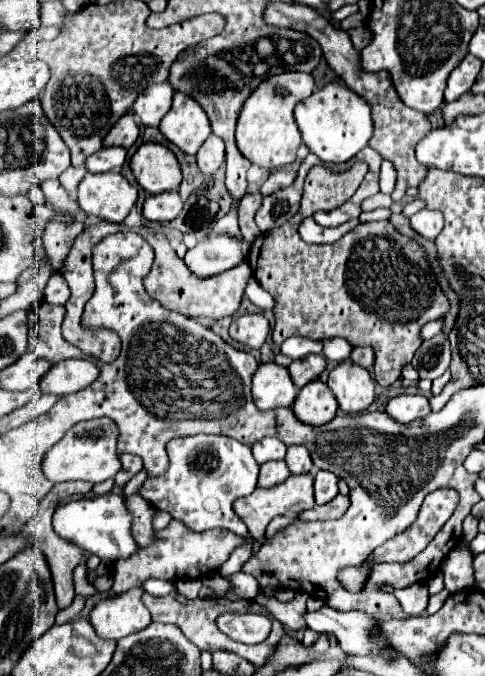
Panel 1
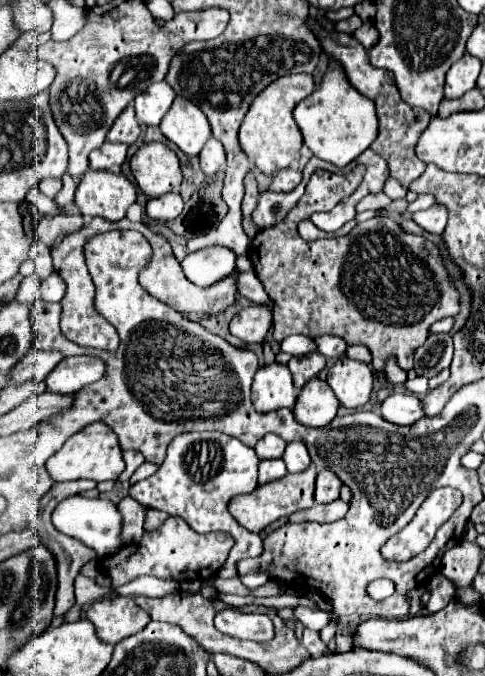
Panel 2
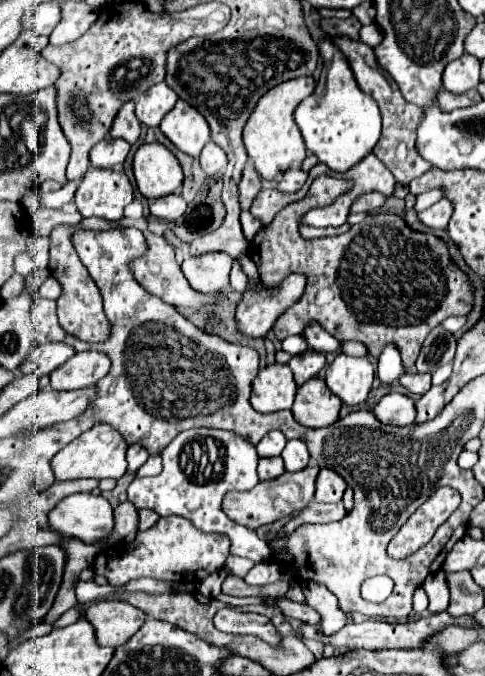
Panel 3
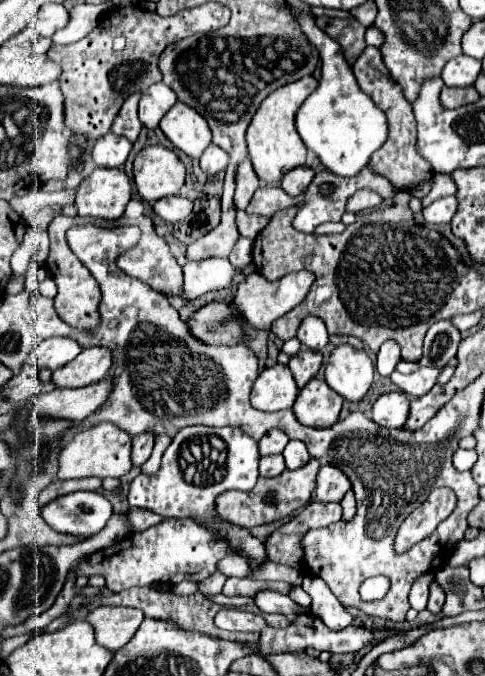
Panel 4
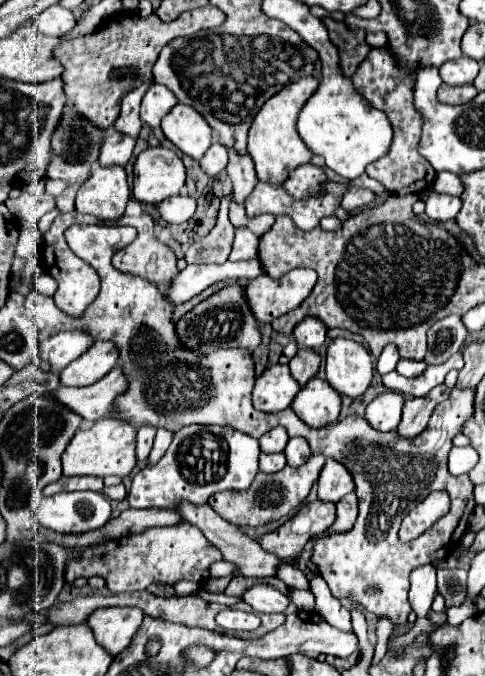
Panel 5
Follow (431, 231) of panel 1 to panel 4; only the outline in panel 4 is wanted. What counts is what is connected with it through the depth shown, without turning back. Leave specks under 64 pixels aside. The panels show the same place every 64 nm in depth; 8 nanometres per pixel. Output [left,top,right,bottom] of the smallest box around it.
[424,196,458,224]

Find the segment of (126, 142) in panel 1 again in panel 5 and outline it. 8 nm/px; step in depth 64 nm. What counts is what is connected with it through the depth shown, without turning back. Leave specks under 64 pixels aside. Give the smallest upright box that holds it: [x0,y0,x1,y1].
[114,84,150,136]

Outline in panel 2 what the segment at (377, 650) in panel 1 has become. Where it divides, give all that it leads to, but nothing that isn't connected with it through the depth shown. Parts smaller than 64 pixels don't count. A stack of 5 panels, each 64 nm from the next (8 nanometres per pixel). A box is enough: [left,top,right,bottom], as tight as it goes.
[294,606,330,630]

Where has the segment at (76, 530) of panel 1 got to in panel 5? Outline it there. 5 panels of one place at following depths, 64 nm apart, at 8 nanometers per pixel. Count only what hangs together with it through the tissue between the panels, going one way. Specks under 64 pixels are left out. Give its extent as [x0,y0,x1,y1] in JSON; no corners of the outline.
[36,492,110,534]

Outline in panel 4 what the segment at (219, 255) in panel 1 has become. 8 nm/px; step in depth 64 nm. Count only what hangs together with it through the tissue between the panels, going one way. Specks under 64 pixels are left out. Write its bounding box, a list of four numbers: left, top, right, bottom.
[182,258,236,300]

